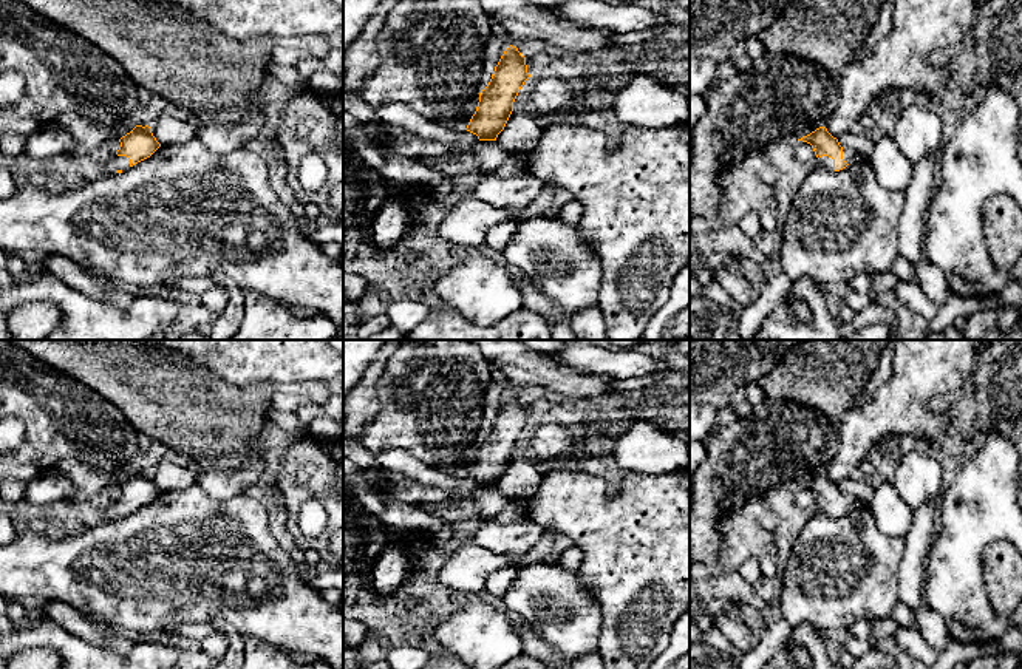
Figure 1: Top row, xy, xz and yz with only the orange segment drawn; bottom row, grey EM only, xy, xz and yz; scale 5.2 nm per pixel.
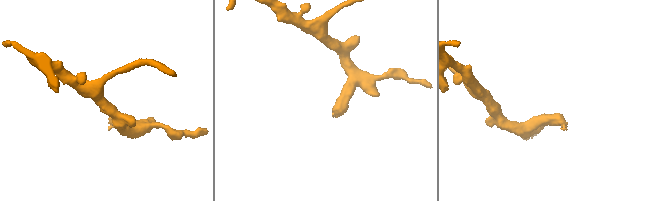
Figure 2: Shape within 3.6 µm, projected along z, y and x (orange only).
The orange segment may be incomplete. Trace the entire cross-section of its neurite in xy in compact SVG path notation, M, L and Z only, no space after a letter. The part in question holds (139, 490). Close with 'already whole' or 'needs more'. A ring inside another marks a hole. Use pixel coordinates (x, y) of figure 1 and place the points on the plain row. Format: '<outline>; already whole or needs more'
M136 471L119 488L121 493L116 499L100 498L90 507L90 510L100 513L100 522L122 519L128 513L150 504L161 493L148 471Z; needs more

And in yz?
M819 473L798 487L810 490L819 508L835 518L866 505L853 496L843 494L838 485L833 484L826 473Z; needs more

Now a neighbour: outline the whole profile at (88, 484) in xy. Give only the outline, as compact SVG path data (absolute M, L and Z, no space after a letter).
M60 459L49 471L60 471L74 487L73 498L65 501L62 508L76 510L77 507L90 508L96 501L104 498L108 485L121 485L138 470L133 464L128 464L110 471L99 471L76 459Z

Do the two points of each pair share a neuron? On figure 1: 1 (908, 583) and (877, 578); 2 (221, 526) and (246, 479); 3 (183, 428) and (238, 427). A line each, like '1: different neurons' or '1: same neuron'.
1: different neurons
2: different neurons
3: same neuron

